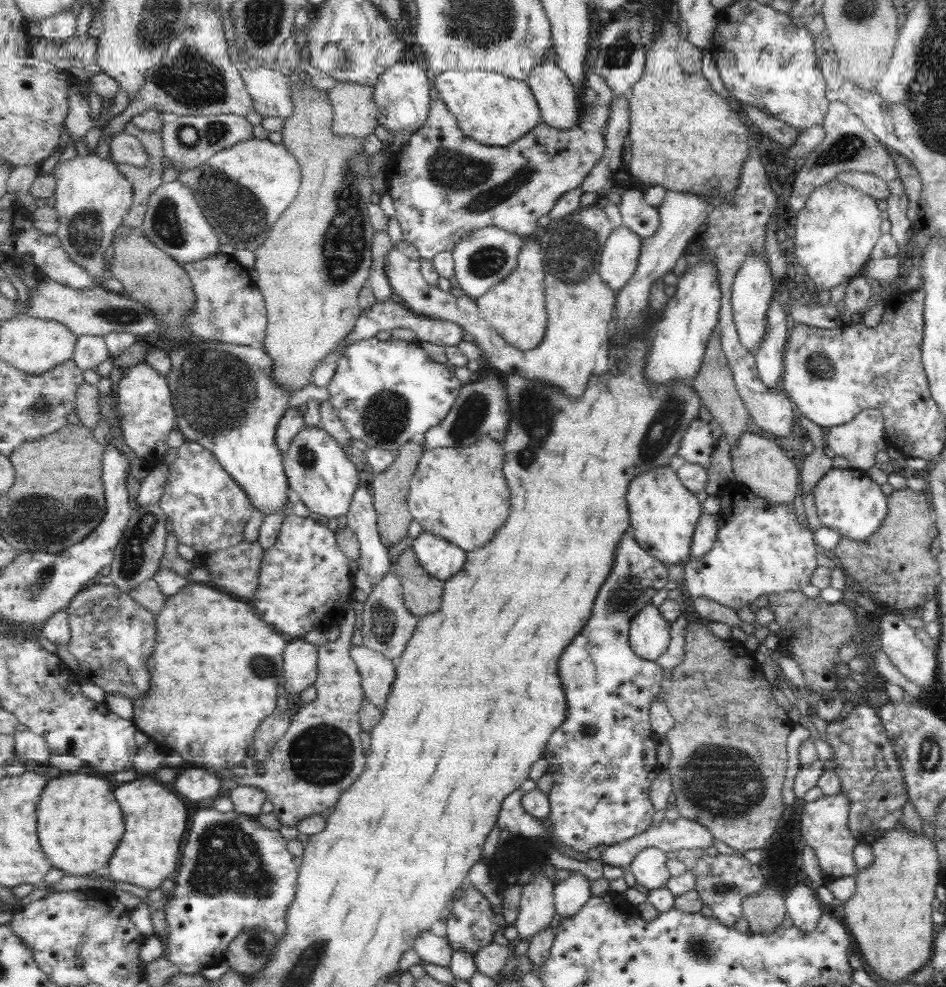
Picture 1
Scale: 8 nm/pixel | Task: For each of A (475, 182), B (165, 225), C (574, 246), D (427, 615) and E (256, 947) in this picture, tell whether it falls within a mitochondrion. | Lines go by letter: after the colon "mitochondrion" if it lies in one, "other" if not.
A: mitochondrion
B: mitochondrion
C: mitochondrion
D: other
E: mitochondrion

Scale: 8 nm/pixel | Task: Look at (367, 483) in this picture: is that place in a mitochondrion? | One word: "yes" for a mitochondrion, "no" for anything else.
no

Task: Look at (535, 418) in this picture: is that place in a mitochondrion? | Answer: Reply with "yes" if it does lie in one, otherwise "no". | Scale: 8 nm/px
yes

